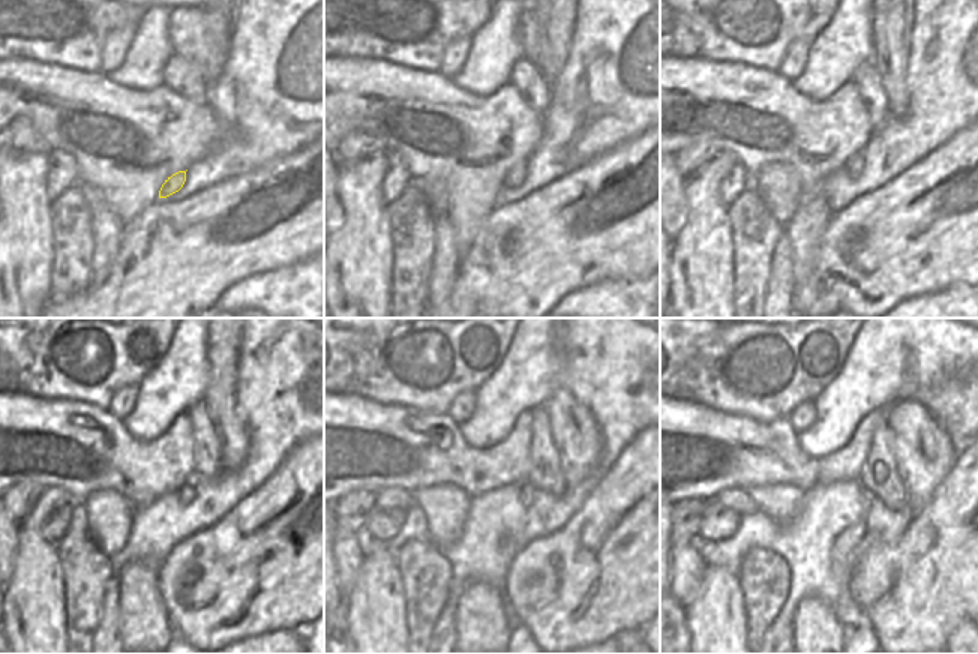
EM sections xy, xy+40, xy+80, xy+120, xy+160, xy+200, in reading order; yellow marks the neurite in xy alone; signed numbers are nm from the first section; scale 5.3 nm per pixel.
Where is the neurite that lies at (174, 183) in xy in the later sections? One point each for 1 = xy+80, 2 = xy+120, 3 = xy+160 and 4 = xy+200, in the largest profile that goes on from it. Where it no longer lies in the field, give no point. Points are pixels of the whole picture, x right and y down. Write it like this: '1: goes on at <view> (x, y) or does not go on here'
1: goes on at xy+80 (854, 165)
2: goes on at xy+120 (186, 495)
3: goes on at xy+160 (525, 489)
4: goes on at xy+200 (866, 494)

